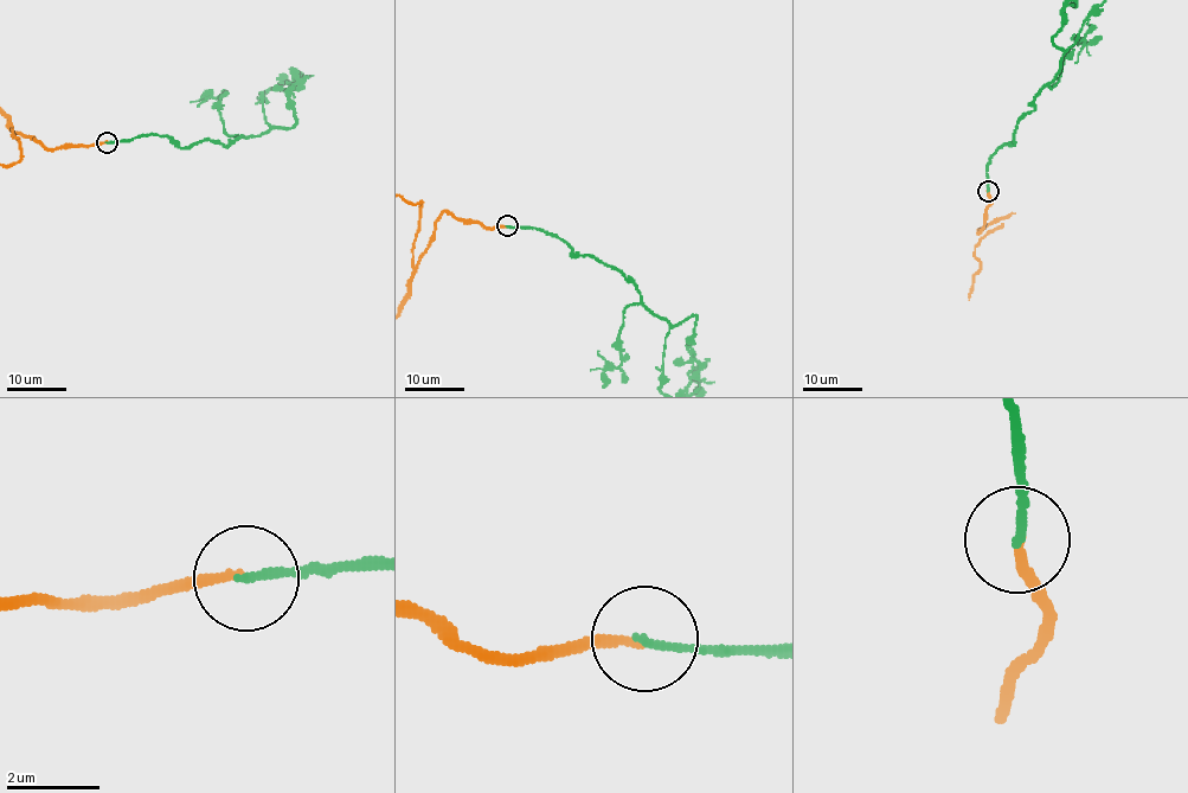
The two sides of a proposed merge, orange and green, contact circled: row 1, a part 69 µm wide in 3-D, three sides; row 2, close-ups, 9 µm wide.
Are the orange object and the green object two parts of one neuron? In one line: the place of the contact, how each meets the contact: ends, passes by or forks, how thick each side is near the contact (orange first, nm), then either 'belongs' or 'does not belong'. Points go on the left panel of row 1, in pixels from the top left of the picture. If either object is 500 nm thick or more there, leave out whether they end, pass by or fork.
at (107, 142); orange ends there; green ends there; 190 nm thick on the orange side, 160 nm on the other; does not belong

